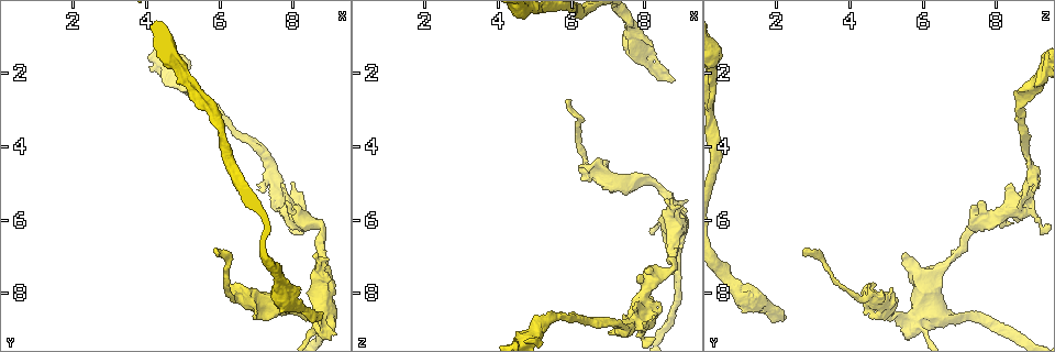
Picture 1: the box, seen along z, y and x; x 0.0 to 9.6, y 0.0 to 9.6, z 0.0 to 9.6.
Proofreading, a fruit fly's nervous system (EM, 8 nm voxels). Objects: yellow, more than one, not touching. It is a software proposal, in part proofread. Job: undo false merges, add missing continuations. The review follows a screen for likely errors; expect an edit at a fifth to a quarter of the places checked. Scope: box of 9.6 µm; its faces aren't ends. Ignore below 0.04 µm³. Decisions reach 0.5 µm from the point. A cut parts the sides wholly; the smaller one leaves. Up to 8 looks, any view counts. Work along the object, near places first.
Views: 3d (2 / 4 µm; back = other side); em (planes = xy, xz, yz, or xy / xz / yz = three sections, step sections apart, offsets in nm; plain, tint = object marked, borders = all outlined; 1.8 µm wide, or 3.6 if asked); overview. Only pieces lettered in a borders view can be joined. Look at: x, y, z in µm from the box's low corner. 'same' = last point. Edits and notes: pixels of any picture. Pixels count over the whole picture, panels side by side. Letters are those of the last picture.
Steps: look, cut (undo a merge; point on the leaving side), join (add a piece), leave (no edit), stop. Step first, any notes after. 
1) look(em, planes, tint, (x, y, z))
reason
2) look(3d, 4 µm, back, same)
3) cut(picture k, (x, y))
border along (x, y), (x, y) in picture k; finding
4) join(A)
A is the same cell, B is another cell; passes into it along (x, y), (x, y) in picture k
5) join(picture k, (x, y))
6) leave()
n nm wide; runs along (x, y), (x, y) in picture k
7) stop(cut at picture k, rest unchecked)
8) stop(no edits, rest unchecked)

look(3d, 4 µm, (7.60, 7.85, 0.95))
sudden change in width

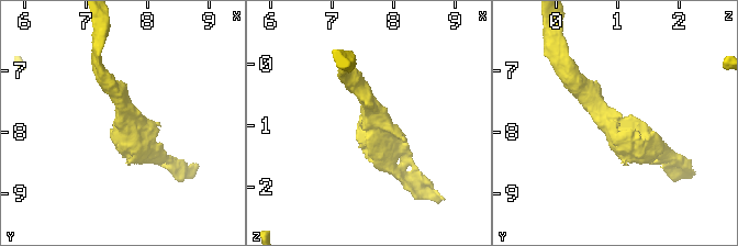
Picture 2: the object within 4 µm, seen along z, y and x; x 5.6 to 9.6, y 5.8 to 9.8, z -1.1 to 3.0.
look(em, 3.6 µm, planes, borders, (7.65, 7.85, 0.90))
arms of 280, 360 nm

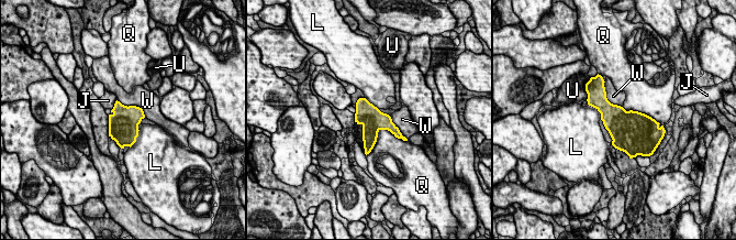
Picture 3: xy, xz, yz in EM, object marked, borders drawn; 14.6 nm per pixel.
leave()
360 nm wide; J, L, Q, U and W are other cells; border along (116, 99), (138, 106), (145, 117) in picture 3; all the same cell

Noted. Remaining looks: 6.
look(3d, 2 µm, (7.90, 5.70, 8.55))
a fork

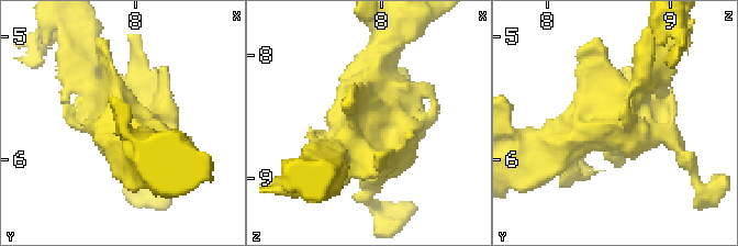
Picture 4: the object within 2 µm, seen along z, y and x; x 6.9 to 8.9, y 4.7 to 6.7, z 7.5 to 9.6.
look(em, 3.6 µm, planes, borders, (7.90, 5.74, 8.54))
need the tissue

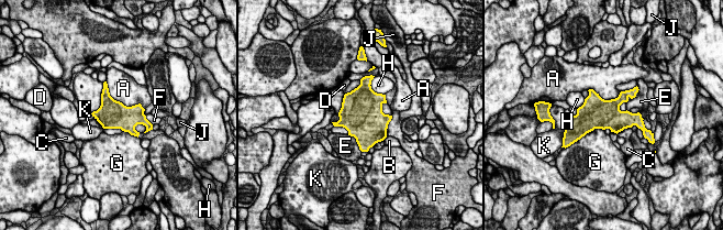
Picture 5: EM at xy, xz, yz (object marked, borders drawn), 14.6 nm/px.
leave()
A touches over 700 nm; A, B, C, D, E, F, G, H, J and K are other cells; one cell here

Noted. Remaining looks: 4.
look(em, planes, borders, (8.70, 7.05, 6.75))
thick turns thin

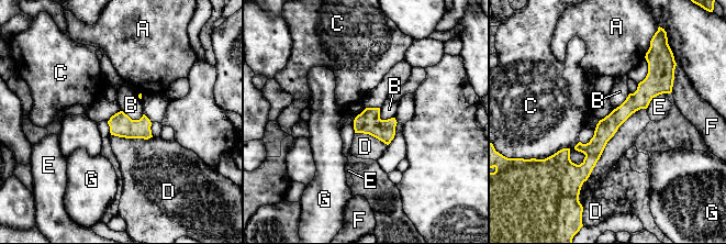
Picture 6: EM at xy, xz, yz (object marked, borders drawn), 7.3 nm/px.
leave()
150 nm wide; A, B, C, D, E, F and G are other cells; border along (646, 108), (618, 128), (585, 180) in picture 6; one cell here

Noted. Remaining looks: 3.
stop(no edits, rest unchecked)

